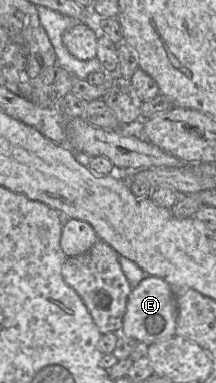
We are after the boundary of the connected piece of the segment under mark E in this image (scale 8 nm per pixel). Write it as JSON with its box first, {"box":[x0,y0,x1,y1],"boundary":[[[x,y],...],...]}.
{"box":[121,275,178,345],"boundary":[[[147,275],[132,288],[123,316],[121,334],[151,345],[176,335],[178,307],[173,287],[157,276]]]}

